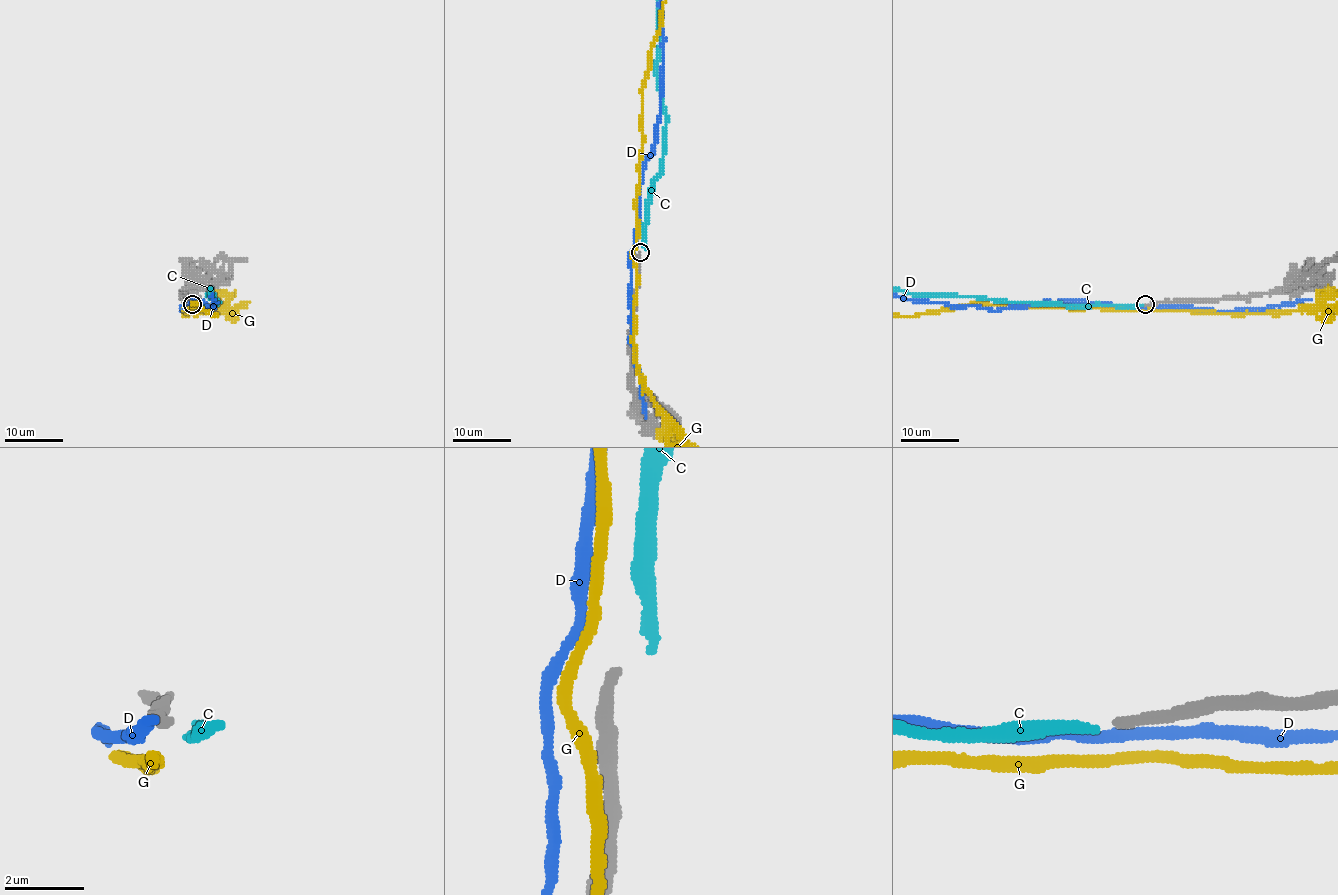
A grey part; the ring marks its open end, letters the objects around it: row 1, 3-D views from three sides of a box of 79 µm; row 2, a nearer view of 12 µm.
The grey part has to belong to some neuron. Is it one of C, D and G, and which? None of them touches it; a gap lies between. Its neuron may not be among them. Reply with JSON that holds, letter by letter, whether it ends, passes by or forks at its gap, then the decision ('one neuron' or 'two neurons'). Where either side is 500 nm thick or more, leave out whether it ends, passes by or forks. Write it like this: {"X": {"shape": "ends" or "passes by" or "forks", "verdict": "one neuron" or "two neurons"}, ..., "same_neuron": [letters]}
{"C": {"shape": "ends", "verdict": "one neuron"}, "D": {"shape": "passes by", "verdict": "two neurons"}, "G": {"shape": "passes by", "verdict": "two neurons"}, "same_neuron": ["C"]}

